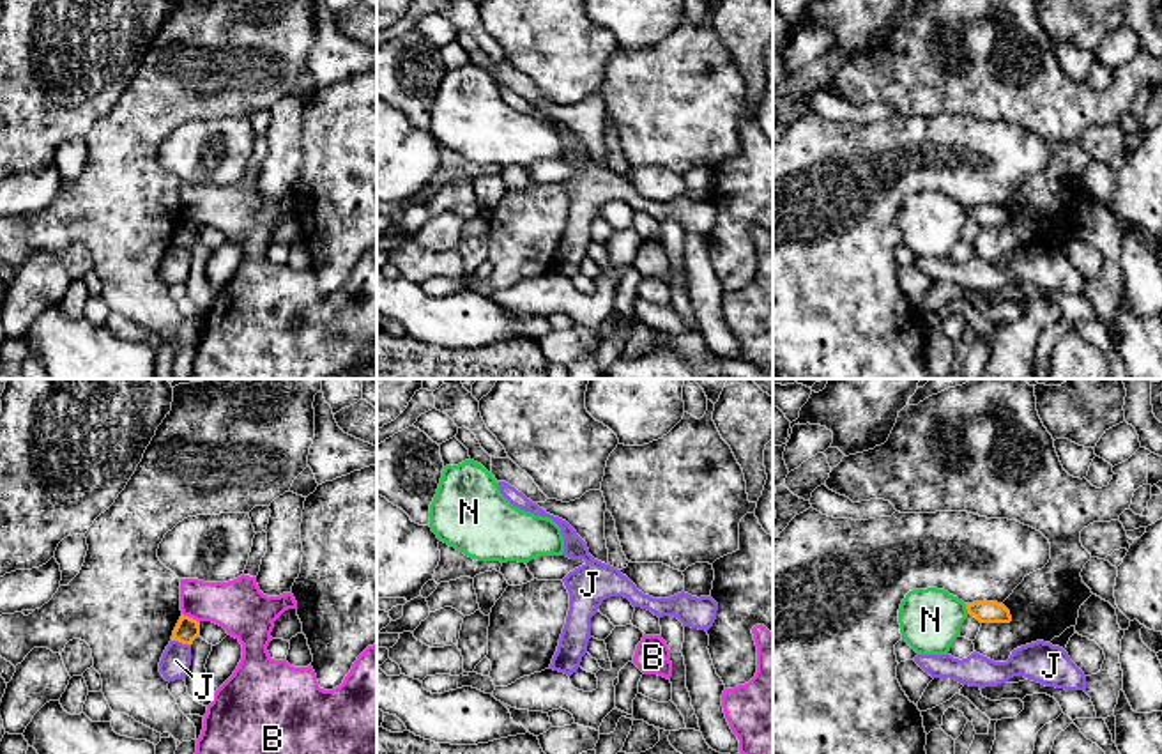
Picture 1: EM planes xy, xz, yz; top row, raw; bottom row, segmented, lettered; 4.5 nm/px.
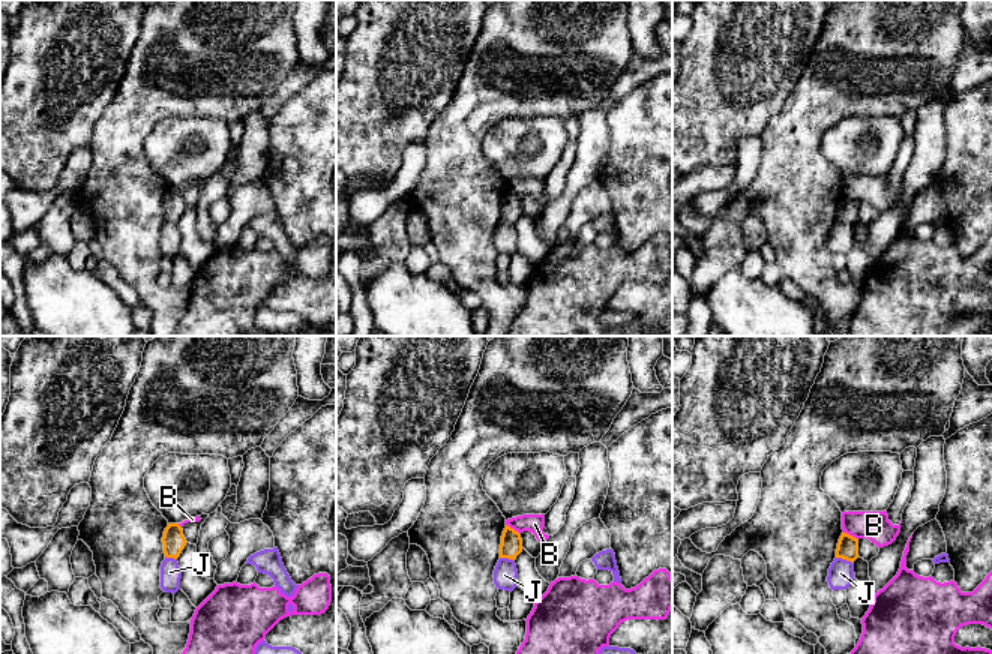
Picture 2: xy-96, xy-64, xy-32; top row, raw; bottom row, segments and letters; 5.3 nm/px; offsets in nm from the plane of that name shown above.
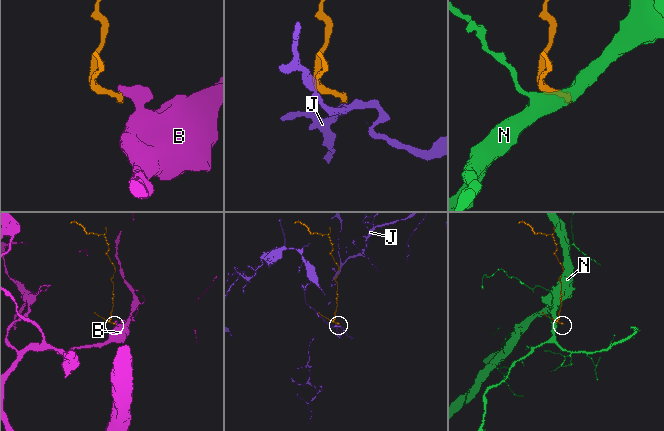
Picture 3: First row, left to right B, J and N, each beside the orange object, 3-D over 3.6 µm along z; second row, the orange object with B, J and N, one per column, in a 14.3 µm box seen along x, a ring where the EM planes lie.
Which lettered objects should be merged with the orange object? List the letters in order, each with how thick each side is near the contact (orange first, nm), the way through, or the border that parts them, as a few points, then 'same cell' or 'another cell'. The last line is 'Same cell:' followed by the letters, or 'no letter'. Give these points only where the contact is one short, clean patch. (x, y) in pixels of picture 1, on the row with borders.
B: 110 nm thick on the orange side, 240 nm on the other; border along xy (183, 613), (198, 622); another cell
J: 110 nm thick on the orange side, 140 nm on the other; border along xy (172, 639), (190, 646); another cell
N: 100 nm thick on the orange side, 280 nm on the other; border along yz (964, 604), (968, 613); another cell
Same cell: no letter

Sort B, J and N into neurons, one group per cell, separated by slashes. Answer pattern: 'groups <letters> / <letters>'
groups B / J / N

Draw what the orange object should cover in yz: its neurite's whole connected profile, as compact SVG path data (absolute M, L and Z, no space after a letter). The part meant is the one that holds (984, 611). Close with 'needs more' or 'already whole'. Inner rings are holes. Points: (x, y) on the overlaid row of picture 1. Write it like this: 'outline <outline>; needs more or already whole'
outline M973 602L966 604L967 614L975 616L980 623L1010 623L1010 611L998 602Z; already whole

